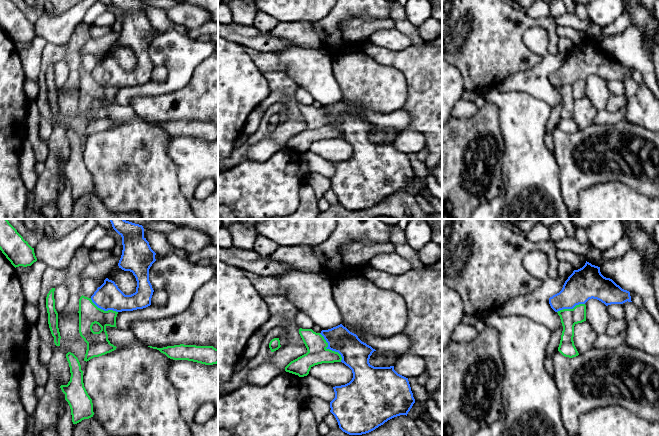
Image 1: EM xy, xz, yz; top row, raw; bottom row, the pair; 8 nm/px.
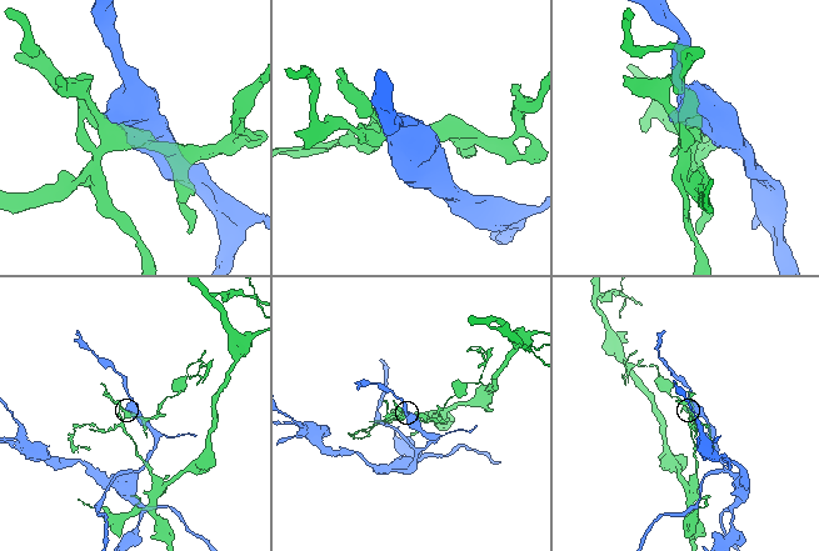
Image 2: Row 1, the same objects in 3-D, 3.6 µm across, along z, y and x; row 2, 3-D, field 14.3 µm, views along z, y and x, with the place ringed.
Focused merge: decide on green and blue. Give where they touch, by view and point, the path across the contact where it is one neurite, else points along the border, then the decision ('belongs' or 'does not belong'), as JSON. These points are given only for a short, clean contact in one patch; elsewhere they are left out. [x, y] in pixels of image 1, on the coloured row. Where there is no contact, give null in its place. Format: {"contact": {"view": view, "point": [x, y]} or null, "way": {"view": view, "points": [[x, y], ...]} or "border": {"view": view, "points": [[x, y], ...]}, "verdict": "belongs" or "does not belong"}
{"contact": {"view": "xz", "point": [329, 349]}, "verdict": "does not belong"}

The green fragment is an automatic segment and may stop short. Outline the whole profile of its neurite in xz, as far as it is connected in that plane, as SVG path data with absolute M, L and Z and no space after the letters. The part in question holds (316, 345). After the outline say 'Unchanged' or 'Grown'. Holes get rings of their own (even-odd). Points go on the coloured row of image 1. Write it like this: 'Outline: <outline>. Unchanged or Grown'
Outline: M299 329L299 334L307 348L307 353L291 361L285 371L304 377L310 369L322 363L341 362L342 357L338 352L328 349L328 343L320 333L312 329Z. Unchanged

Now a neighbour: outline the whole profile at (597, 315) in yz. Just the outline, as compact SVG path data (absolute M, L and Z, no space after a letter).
M589 299L586 303L586 321L590 323L597 335L606 333L610 317L607 306L597 299Z

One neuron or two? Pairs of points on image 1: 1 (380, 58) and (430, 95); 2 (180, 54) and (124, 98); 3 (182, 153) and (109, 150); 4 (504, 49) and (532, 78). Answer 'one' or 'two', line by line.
1: one
2: one
3: two
4: two

